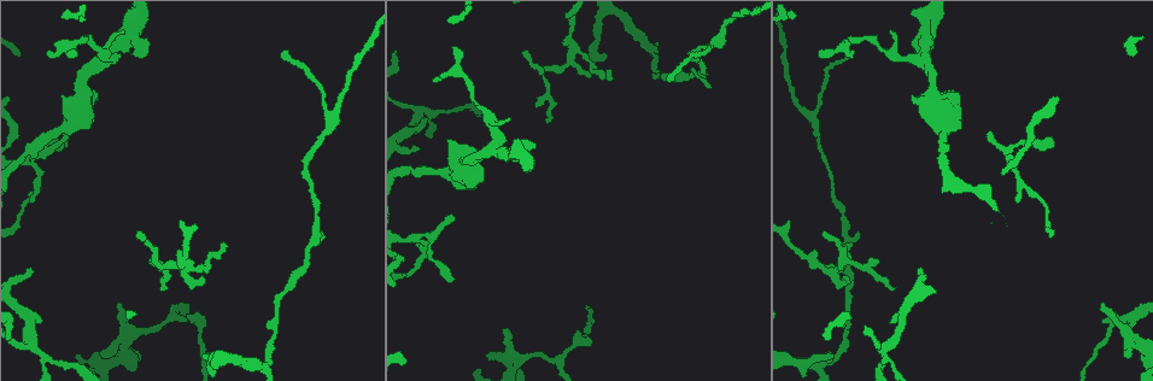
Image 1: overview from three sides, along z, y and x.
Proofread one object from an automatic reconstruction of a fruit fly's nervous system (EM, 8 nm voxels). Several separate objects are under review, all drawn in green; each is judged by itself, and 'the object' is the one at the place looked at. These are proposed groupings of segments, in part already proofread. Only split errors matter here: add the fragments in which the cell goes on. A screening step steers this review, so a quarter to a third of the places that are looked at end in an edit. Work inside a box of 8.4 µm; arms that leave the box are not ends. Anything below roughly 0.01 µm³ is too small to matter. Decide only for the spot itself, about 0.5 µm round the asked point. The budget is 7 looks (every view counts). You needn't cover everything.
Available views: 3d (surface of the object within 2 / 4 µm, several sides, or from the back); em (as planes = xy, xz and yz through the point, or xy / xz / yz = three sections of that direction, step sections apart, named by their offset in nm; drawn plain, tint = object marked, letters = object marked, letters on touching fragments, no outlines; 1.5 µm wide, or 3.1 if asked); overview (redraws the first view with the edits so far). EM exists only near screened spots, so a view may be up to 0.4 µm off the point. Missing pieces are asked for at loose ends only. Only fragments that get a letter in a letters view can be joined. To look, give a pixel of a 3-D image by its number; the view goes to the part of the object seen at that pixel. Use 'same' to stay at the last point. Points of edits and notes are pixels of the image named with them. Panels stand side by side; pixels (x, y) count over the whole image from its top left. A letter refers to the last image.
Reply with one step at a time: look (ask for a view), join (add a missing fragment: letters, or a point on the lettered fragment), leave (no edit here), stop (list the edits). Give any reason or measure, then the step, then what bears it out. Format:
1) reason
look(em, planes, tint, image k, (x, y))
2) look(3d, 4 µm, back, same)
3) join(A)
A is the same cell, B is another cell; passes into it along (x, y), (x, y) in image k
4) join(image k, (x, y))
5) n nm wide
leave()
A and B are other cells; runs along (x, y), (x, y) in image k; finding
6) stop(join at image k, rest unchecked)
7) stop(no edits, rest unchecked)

thin end
look(em, yz, step 4, letters, image 1, (49, 49))

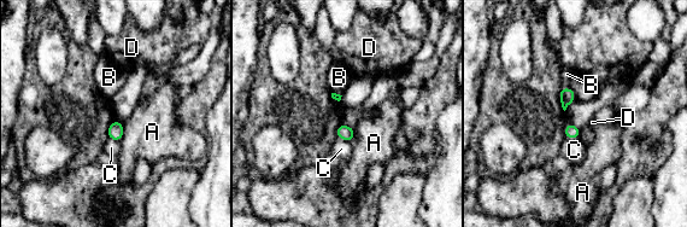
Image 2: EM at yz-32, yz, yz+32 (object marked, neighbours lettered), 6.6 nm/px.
another direction
look(em, planes, letters, same)

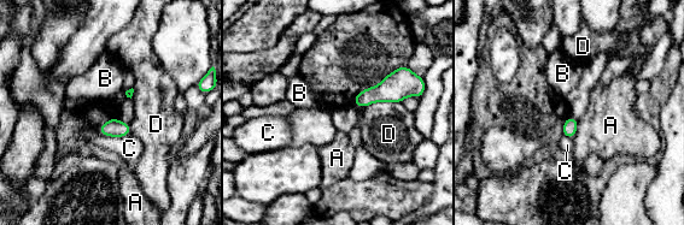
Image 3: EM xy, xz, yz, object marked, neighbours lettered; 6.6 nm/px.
leave()
A, B, C and D are other cells; no lettered fragment goes on from it

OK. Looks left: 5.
an open end
look(em, planes, letters, image 1, (822, 235))

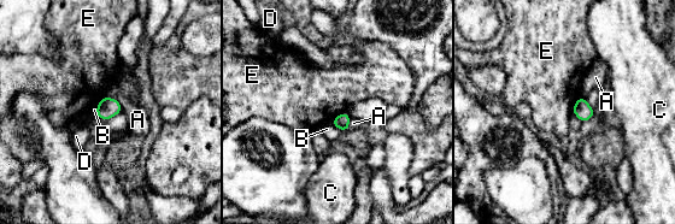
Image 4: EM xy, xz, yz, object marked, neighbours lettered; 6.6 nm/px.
A touches over 170 nm
leave()
A, B, C, D and E are other cells; none of them fits

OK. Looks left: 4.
thin end
look(3d, 2 µm, image 1, (281, 53))

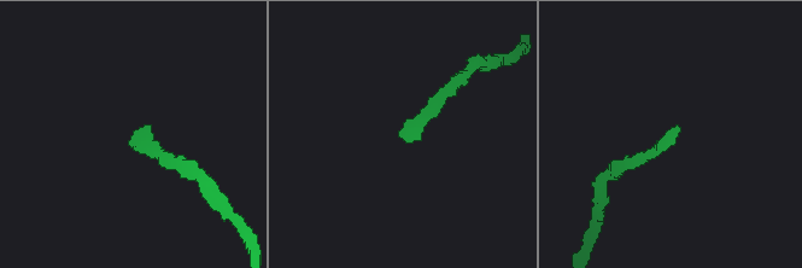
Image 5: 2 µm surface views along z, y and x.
now the EM
look(em, yz, step 8, letters, image 5, (674, 136))

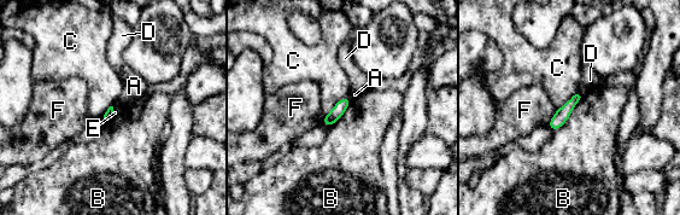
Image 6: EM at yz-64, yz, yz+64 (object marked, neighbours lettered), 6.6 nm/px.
leave()
A, B, C, D, E and F are other cells; border along (581, 97), (569, 117), (554, 132) in image 6; no lettered fragment goes on from it

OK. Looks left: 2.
stop(no edits, rest unchecked)

